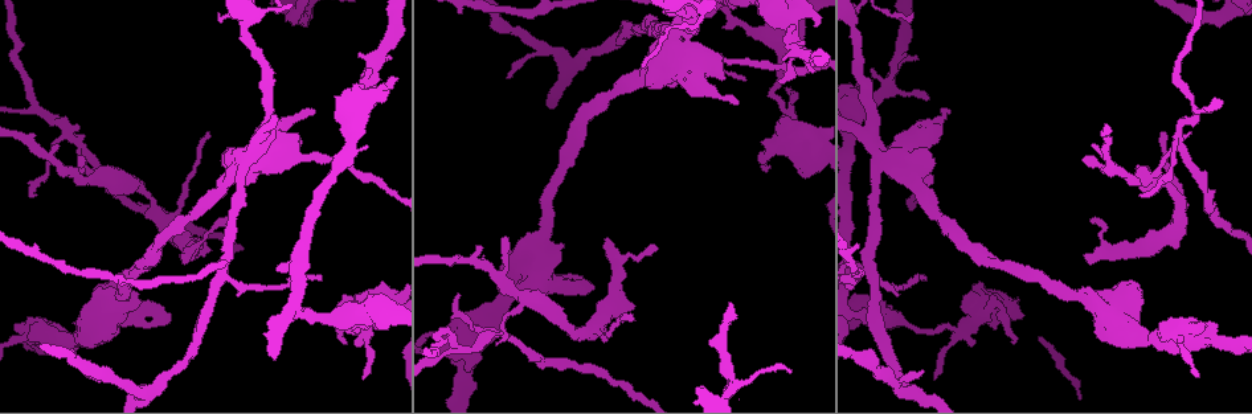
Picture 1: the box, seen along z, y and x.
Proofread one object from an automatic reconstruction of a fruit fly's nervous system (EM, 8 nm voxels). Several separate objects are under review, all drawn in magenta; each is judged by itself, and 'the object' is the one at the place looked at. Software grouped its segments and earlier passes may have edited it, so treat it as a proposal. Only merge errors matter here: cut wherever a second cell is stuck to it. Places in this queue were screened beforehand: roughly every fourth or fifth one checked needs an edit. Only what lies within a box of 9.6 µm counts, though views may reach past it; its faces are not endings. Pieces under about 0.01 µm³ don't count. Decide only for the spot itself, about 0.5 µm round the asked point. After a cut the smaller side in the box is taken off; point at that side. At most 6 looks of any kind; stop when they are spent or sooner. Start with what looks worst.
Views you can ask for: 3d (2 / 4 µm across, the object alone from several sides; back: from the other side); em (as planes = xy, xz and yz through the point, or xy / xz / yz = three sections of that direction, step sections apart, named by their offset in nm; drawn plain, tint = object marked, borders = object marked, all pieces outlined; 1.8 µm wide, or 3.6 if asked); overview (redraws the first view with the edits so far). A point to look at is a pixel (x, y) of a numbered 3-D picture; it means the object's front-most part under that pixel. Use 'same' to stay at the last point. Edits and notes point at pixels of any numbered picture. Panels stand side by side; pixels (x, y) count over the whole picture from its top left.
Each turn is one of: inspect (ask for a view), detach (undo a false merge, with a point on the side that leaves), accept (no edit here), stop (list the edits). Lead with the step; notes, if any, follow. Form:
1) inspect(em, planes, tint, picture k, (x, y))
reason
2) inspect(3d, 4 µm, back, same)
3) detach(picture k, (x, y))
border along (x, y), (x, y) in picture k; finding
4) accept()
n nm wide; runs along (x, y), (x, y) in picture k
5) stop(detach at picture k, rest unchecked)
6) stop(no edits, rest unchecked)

inspect(3d, 4 µm, picture 1, (501, 328))
looks like a crossing

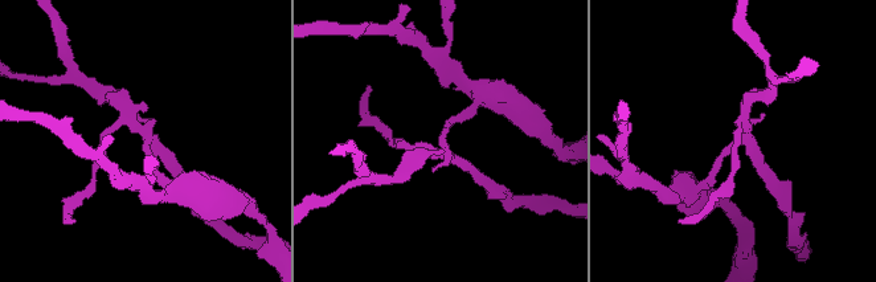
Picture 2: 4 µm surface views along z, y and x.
inspect(em, planes, plain, picture 2, (148, 144))

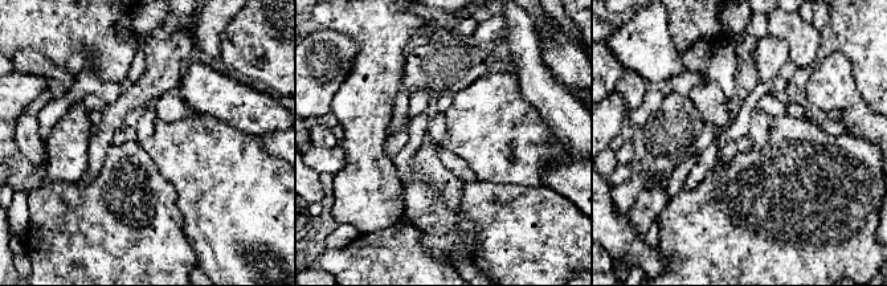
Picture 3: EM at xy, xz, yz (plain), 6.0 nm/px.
inspect(em, planes, tint, same)
where the object lies

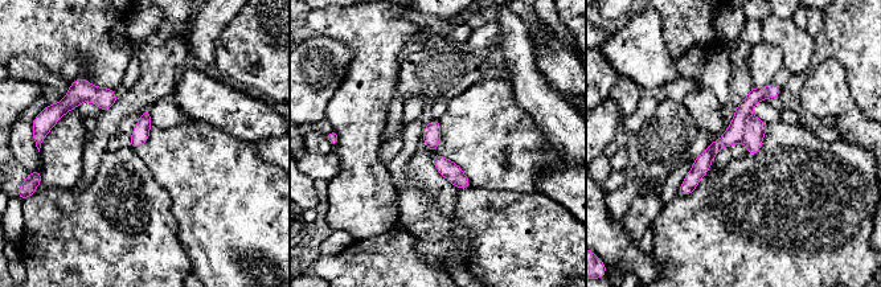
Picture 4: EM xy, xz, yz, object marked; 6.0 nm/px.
detach(picture 4, (733, 135))
border along (750, 111), (741, 140) in picture 4; two cells meet here

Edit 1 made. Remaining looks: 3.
inspect(em, 3.6 µm, planes, tint, picture 1, (675, 41))
calibre changes

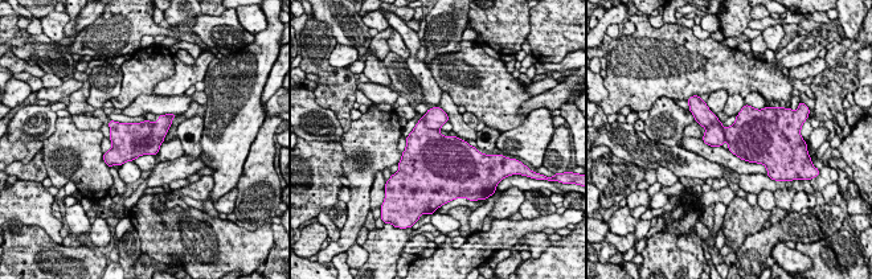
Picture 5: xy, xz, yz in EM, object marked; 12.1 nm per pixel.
detach(picture 5, (713, 136))
border along (705, 127), (719, 124), (725, 139) in picture 5; a second cell is stuck on

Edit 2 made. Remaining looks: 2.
inspect(3d, 4 µm, picture 1, (976, 319))
small branch off a trunk

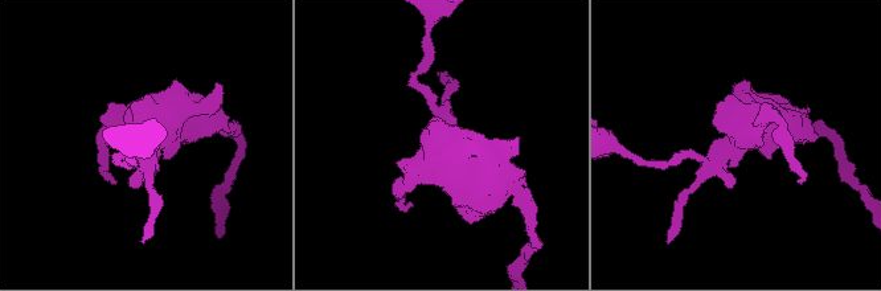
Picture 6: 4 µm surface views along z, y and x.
inspect(em, 3.6 µm, planes, tint, picture 6, (737, 137))

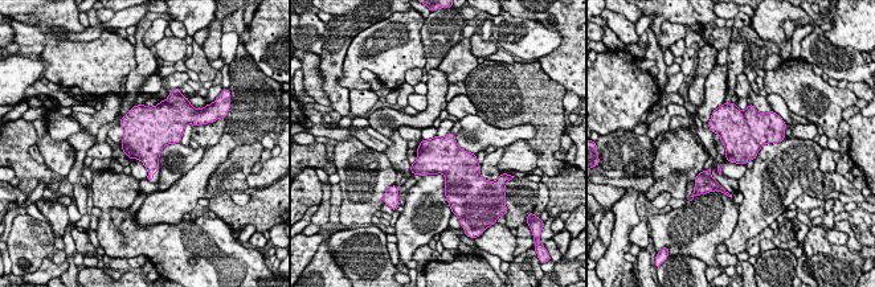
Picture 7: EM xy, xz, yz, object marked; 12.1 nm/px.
detach(picture 7, (707, 173))
border along (702, 172), (712, 180) in picture 7; two cells meet here

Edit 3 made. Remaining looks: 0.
stop(detach at picture 4, detach at picture 5, detach at picture 7, rest unchecked)

